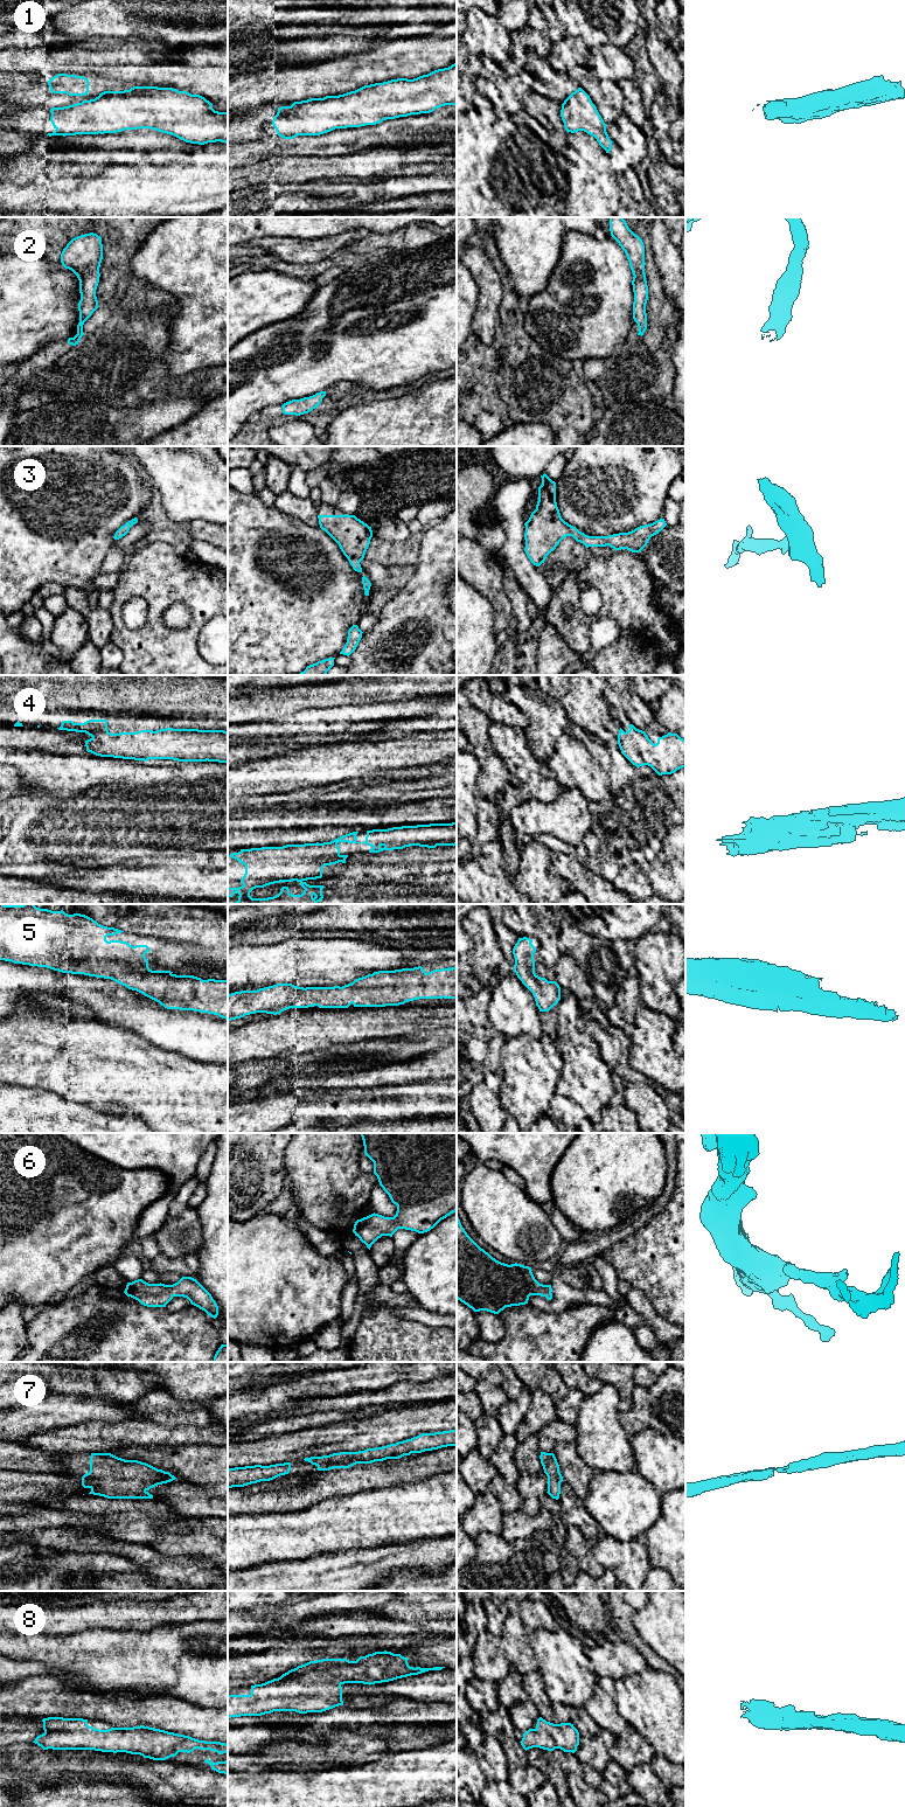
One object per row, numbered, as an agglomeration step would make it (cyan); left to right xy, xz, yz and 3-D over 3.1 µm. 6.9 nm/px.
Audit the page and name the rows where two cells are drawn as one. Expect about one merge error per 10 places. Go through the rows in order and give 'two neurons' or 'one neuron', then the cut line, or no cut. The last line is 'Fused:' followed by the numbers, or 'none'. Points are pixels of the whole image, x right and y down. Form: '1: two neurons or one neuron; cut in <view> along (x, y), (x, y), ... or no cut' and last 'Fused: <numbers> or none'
1: one neuron; no cut
2: one neuron; no cut
3: one neuron; no cut
4: one neuron; no cut
5: one neuron; no cut
6: one neuron; no cut
7: one neuron; no cut
8: one neuron; no cut
Fused: none

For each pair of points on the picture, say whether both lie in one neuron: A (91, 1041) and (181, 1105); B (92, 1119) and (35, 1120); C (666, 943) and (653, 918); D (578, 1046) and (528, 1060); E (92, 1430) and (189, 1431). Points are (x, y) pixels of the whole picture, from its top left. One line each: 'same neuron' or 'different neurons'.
A: same neuron
B: same neuron
C: different neurons
D: different neurons
E: same neuron

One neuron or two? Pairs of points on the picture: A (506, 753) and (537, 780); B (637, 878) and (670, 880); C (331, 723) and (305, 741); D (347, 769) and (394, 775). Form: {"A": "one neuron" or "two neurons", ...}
{"A": "one neuron", "B": "one neuron", "C": "one neuron", "D": "two neurons"}

